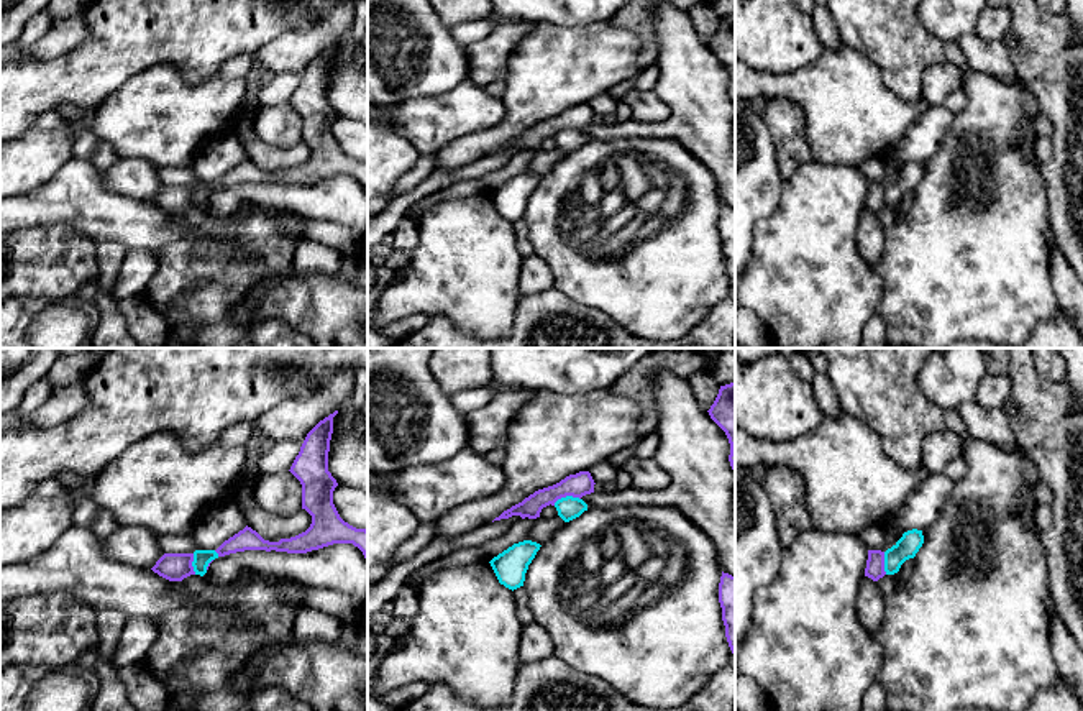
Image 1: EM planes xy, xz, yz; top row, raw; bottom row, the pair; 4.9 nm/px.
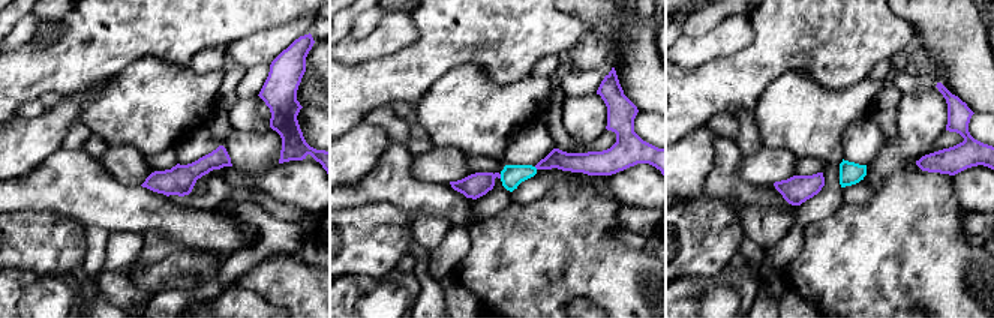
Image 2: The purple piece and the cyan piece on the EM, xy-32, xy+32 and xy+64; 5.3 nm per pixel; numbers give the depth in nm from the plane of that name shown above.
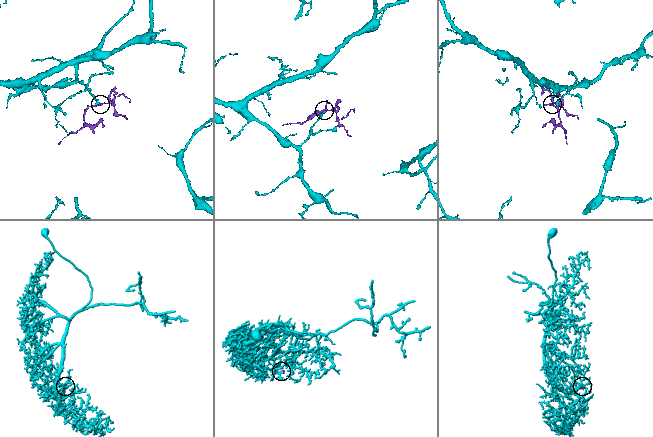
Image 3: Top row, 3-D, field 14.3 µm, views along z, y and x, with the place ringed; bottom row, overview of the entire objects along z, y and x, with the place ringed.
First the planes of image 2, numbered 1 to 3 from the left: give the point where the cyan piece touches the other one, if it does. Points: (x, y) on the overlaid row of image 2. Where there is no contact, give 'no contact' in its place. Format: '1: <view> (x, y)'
1: no contact
2: xy+32 (499, 176)
3: no contact

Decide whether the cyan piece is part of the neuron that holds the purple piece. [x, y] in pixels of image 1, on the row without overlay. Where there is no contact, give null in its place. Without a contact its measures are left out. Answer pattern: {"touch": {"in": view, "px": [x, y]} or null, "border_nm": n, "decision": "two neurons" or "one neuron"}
{"touch": {"in": "xz", "px": [566, 127]}, "border_nm": 140, "decision": "two neurons"}

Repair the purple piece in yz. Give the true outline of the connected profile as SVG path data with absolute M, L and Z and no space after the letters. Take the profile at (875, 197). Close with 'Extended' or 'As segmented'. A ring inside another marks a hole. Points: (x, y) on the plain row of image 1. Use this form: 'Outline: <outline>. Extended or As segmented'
Outline: M868 182L868 192L865 200L865 209L878 213L886 207L884 204L884 184L881 182Z. As segmented

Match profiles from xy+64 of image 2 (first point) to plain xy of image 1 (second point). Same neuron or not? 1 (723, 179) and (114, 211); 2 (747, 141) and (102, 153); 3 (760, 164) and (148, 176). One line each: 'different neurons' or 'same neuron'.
1: same neuron
2: same neuron
3: same neuron

